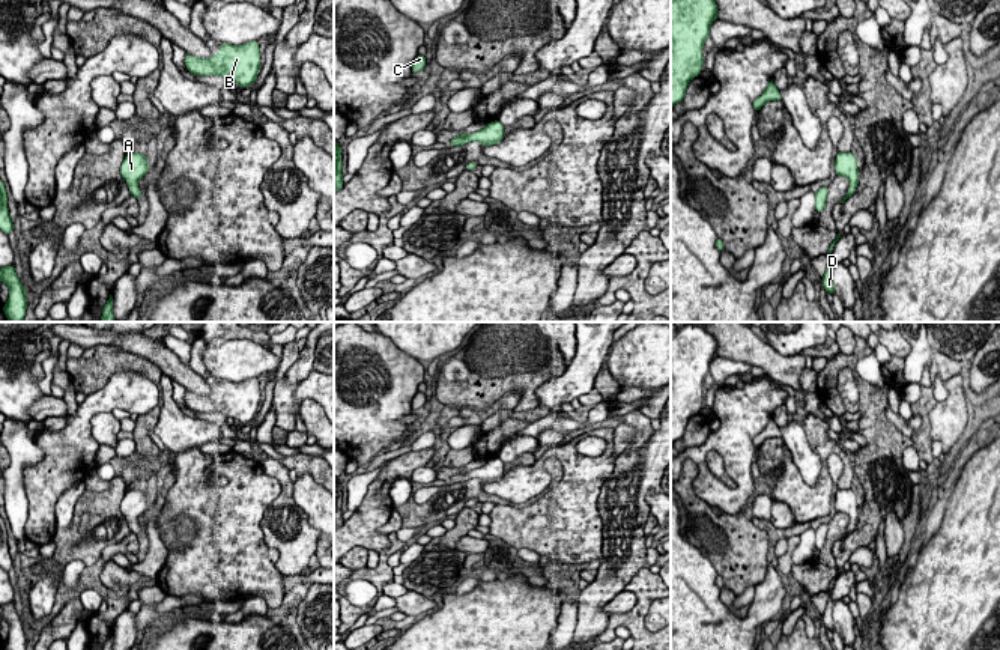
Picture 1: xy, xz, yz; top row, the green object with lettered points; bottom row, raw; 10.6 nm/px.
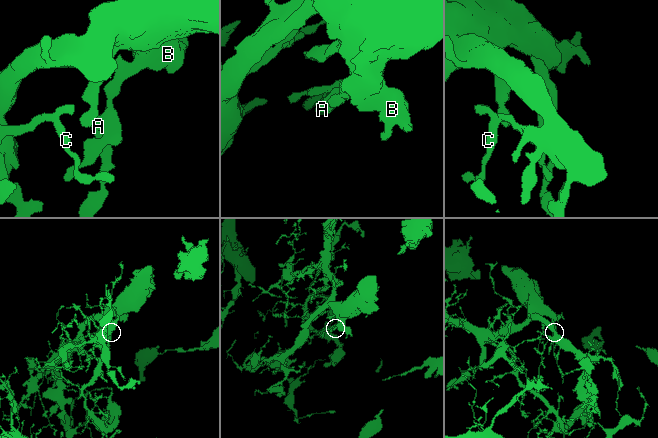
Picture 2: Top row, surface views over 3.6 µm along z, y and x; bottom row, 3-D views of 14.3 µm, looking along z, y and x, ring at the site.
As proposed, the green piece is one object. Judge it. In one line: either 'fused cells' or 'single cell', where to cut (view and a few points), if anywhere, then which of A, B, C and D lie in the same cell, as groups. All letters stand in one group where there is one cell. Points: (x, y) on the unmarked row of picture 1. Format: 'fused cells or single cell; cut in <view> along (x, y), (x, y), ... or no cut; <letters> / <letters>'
single cell; no cut; A B C D

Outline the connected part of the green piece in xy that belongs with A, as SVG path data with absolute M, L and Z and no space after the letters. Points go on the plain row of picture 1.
M126 491L120 504L120 512L126 518L131 531L138 537L141 528L138 525L138 518L147 510L149 501L143 491Z

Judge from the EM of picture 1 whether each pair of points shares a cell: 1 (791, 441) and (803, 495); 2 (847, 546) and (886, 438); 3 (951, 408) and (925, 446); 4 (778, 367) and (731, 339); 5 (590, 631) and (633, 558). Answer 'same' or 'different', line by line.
1: different
2: same
3: different
4: same
5: same

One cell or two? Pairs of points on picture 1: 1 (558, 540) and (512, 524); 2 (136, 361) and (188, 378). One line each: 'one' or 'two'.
1: one
2: two

